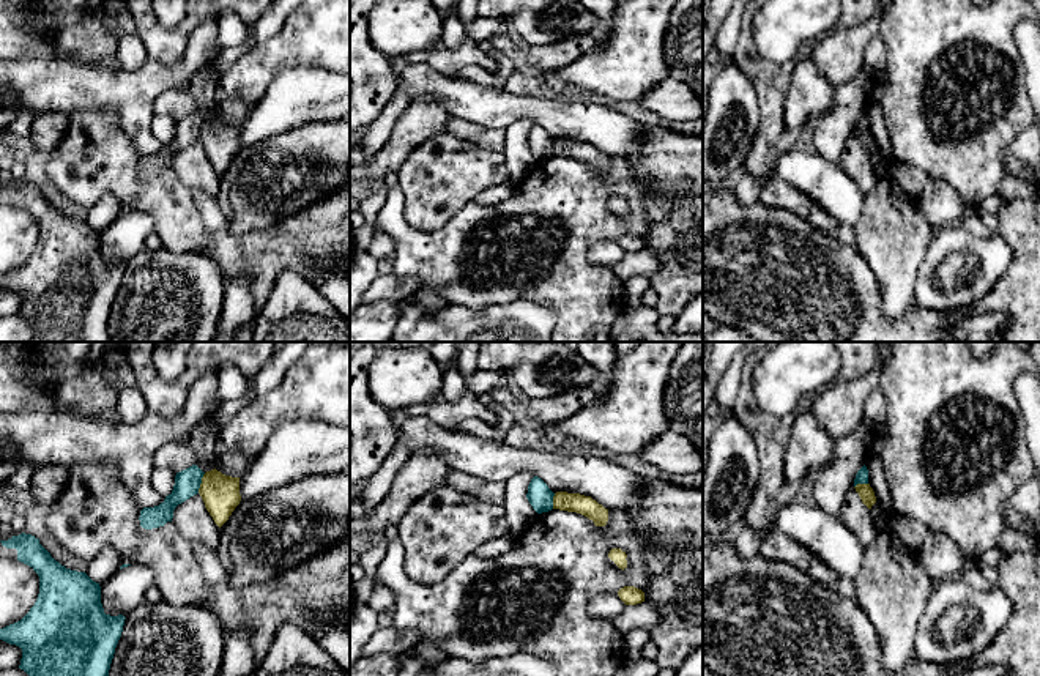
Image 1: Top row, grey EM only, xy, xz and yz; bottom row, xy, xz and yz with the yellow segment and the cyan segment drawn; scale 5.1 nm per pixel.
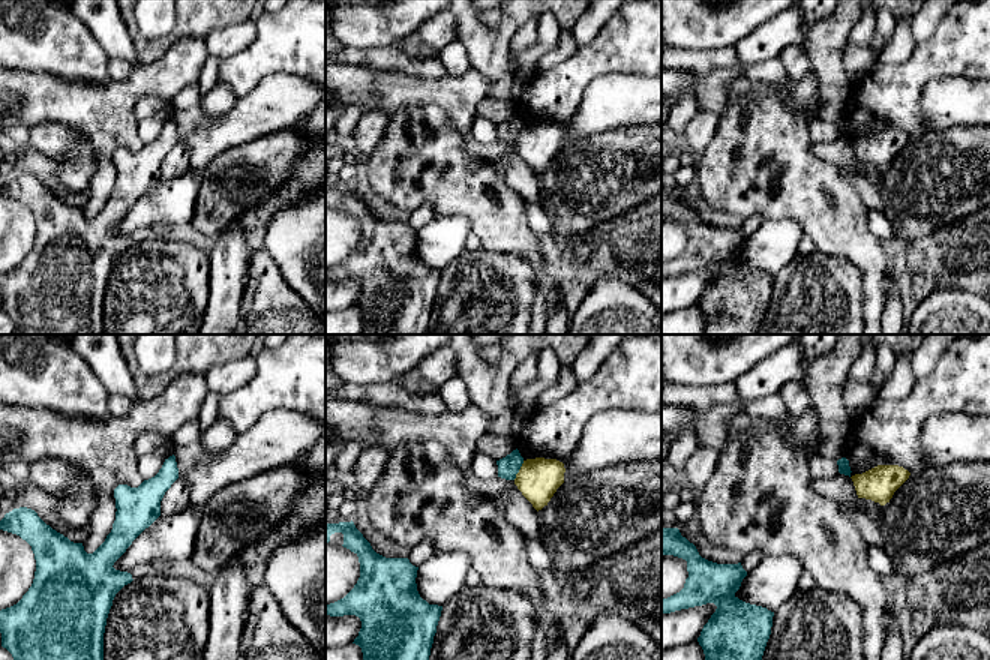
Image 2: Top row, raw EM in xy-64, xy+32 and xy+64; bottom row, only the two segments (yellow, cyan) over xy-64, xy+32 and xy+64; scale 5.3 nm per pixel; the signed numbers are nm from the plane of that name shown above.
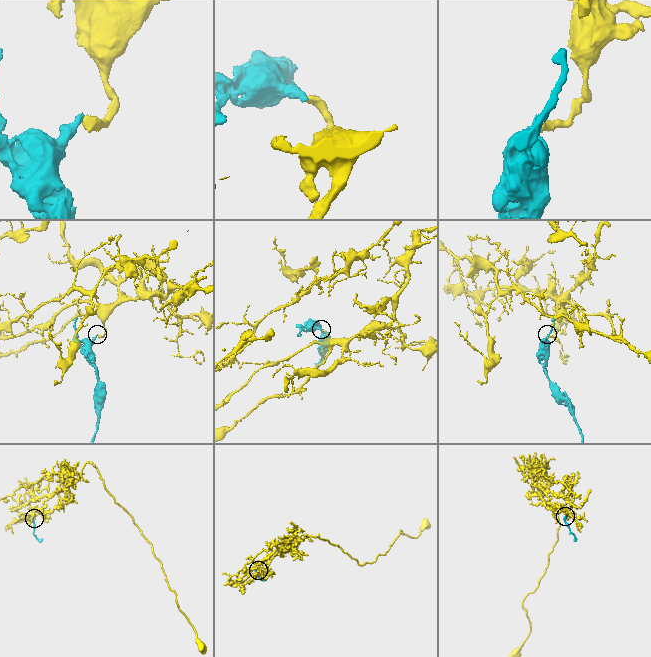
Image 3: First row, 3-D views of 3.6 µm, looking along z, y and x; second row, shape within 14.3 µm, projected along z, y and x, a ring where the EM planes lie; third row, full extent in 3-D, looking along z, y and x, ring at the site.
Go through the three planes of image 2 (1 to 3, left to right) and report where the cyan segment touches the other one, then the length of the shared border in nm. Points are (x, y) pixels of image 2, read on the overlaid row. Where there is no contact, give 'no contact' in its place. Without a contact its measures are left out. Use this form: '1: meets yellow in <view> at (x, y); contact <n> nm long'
1: no contact
2: meets yellow in xy+32 at (519, 470); contact 120 nm long
3: no contact

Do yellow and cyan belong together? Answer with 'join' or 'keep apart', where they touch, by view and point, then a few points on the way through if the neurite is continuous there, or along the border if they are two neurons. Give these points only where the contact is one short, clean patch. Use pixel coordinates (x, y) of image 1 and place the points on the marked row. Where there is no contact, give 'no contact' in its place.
keep apart; contact xy (202, 482); border xy (205, 473), (197, 492)

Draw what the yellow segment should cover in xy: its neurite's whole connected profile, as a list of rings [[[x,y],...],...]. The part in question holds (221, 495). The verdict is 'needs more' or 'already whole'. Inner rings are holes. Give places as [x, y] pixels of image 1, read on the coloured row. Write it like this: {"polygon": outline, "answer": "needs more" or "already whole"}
{"polygon": [[[214,468],[203,474],[199,493],[221,528],[241,501],[240,477],[225,476]]], "answer": "already whole"}

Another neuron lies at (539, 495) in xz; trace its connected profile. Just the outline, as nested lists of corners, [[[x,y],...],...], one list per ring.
[[[534,476],[528,485],[526,498],[537,514],[548,512],[553,509],[555,493],[548,485],[537,476]]]

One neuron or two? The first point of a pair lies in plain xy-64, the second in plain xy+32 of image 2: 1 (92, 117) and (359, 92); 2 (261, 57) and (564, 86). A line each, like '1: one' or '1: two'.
1: one
2: one

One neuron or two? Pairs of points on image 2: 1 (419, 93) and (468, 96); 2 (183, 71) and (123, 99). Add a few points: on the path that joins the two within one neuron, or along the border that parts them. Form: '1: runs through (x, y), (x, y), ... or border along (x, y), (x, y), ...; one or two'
1: runs through (431, 93), (456, 95); one
2: runs through (168, 75), (162, 80), (143, 81), (138, 86); one

